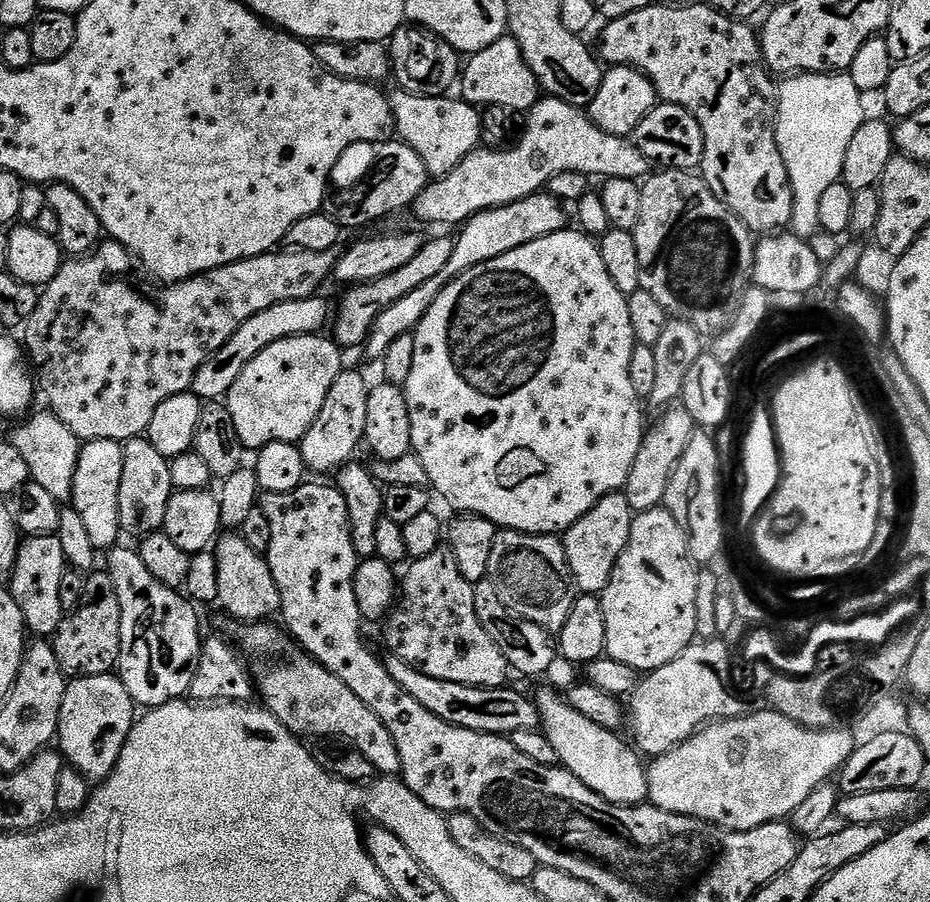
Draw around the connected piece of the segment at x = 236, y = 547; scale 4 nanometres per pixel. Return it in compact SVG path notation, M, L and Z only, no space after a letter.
M224 534L215 541L214 551L218 566L218 604L239 622L264 622L280 610L278 586L274 586L274 574L270 574L267 559L261 553L250 550L239 534Z

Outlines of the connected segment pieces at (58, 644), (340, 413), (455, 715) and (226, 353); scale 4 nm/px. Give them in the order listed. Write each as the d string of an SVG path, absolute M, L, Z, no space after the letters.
M93 571L84 581L79 606L65 615L58 630L50 637L54 658L58 658L58 666L62 666L65 677L111 673L119 662L120 622L122 622L122 611L119 610L115 583L110 580L106 571Z
M342 370L338 378L334 378L334 386L330 386L330 394L326 394L326 402L322 402L322 410L318 410L318 418L306 430L298 447L304 459L305 469L312 472L335 473L341 464L353 459L356 447L361 447L366 430L366 402L370 384L364 381L360 372Z
M391 654L385 655L382 663L390 678L394 678L394 682L398 684L402 692L414 698L418 706L430 710L430 714L442 718L442 722L450 726L507 737L511 737L516 731L534 732L539 729L540 715L535 703L529 697L527 700L522 693L515 692L512 686L471 688L454 682L442 682L438 678L426 678L426 674L406 666L406 662L397 660Z
M317 294L305 300L278 302L278 306L266 306L266 310L254 314L254 318L246 318L246 322L238 326L234 338L230 338L230 342L226 342L222 350L215 352L200 367L190 389L192 393L204 402L223 401L234 386L234 382L238 382L242 370L246 370L248 363L258 358L258 354L266 350L266 346L274 346L274 342L282 342L286 338L319 333L323 329L320 327L324 323L327 325L330 320L330 308L328 312L328 304L322 297L323 295Z

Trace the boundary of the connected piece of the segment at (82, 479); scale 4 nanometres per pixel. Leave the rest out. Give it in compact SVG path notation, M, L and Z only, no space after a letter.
M89 440L78 454L78 466L74 470L71 507L76 509L97 550L113 547L118 536L116 522L116 491L122 478L124 445L118 440Z

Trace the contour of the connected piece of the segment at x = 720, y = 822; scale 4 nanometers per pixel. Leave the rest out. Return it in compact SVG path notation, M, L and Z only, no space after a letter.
M765 711L744 717L736 714L729 719L709 723L697 730L685 744L678 745L664 756L655 757L646 768L647 799L651 807L679 816L692 816L726 832L754 830L763 824L774 824L791 817L812 791L839 773L851 758L854 747L851 731L813 731L796 724L782 713Z

